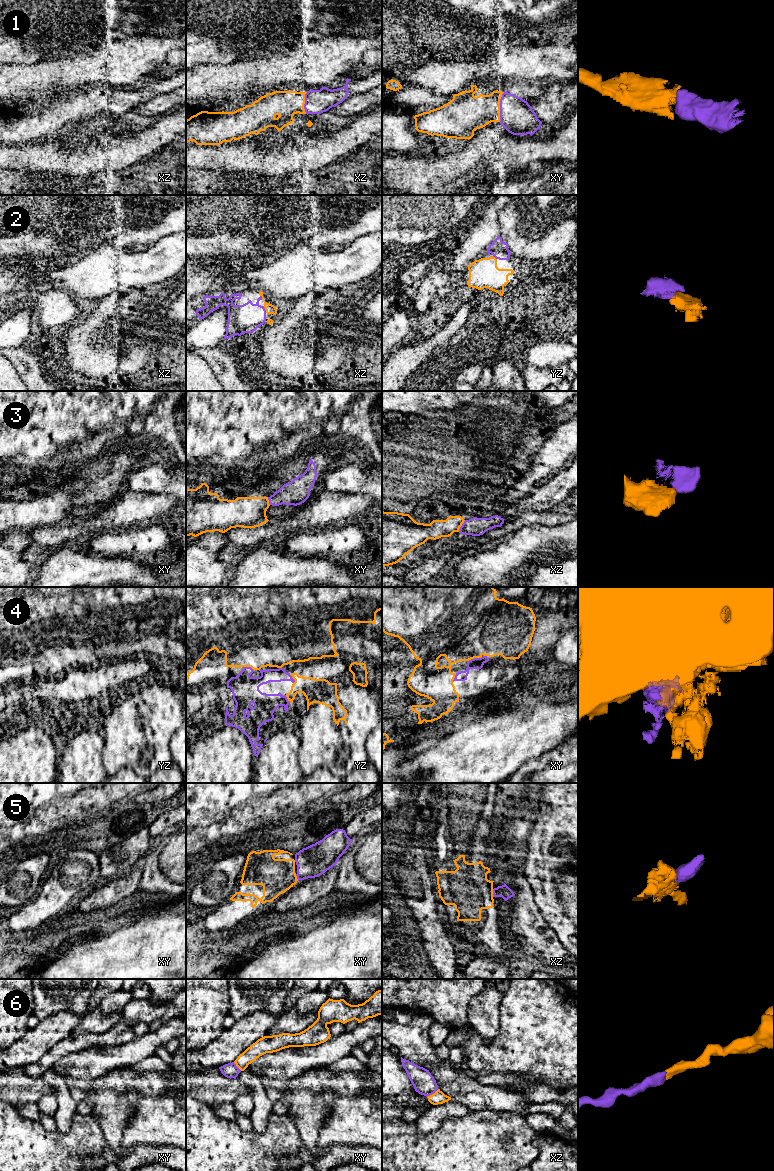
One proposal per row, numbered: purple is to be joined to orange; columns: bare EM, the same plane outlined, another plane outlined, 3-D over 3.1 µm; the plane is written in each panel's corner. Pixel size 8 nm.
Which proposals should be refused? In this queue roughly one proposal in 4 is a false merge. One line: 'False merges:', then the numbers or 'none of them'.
False merges: 3, 4, 5

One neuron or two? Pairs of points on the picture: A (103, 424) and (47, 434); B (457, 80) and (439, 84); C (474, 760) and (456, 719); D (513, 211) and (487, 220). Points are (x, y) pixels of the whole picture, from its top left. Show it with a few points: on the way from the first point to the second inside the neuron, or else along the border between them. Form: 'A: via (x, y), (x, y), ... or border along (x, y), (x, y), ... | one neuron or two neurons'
A: via (89, 424), (61, 424) | one neuron
B: via (453, 80), (443, 80) | one neuron
C: border along (455, 729), (443, 734) | two neurons
D: border along (506, 205), (500, 212), (498, 221) | two neurons

